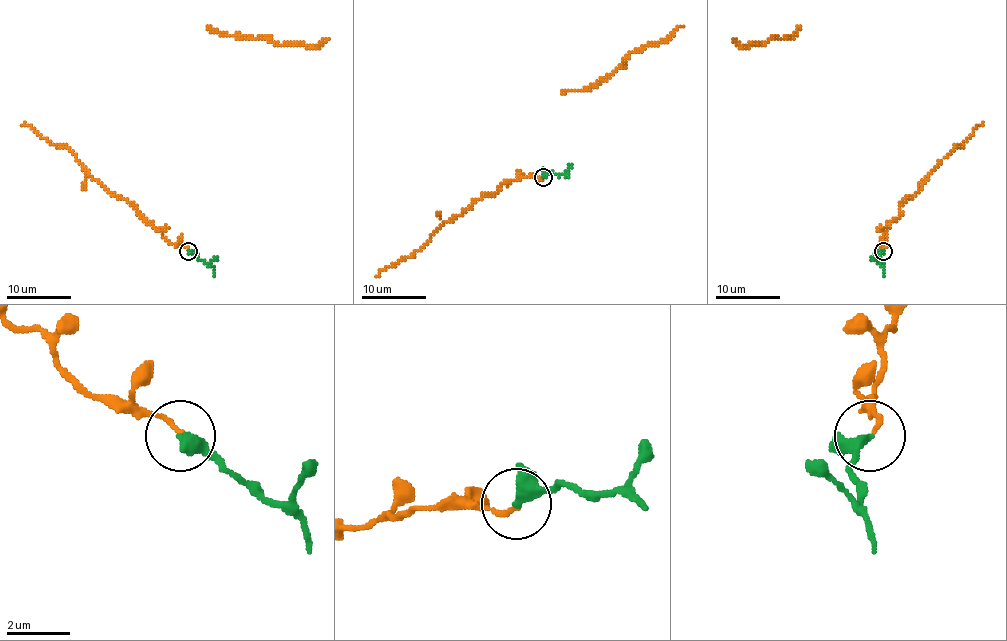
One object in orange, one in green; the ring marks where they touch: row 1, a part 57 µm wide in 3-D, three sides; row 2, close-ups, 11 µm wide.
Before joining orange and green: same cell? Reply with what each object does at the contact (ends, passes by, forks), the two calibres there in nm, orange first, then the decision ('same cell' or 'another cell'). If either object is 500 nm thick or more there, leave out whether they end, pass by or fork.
orange ends | green passes by | 140/300 nm | same cell

